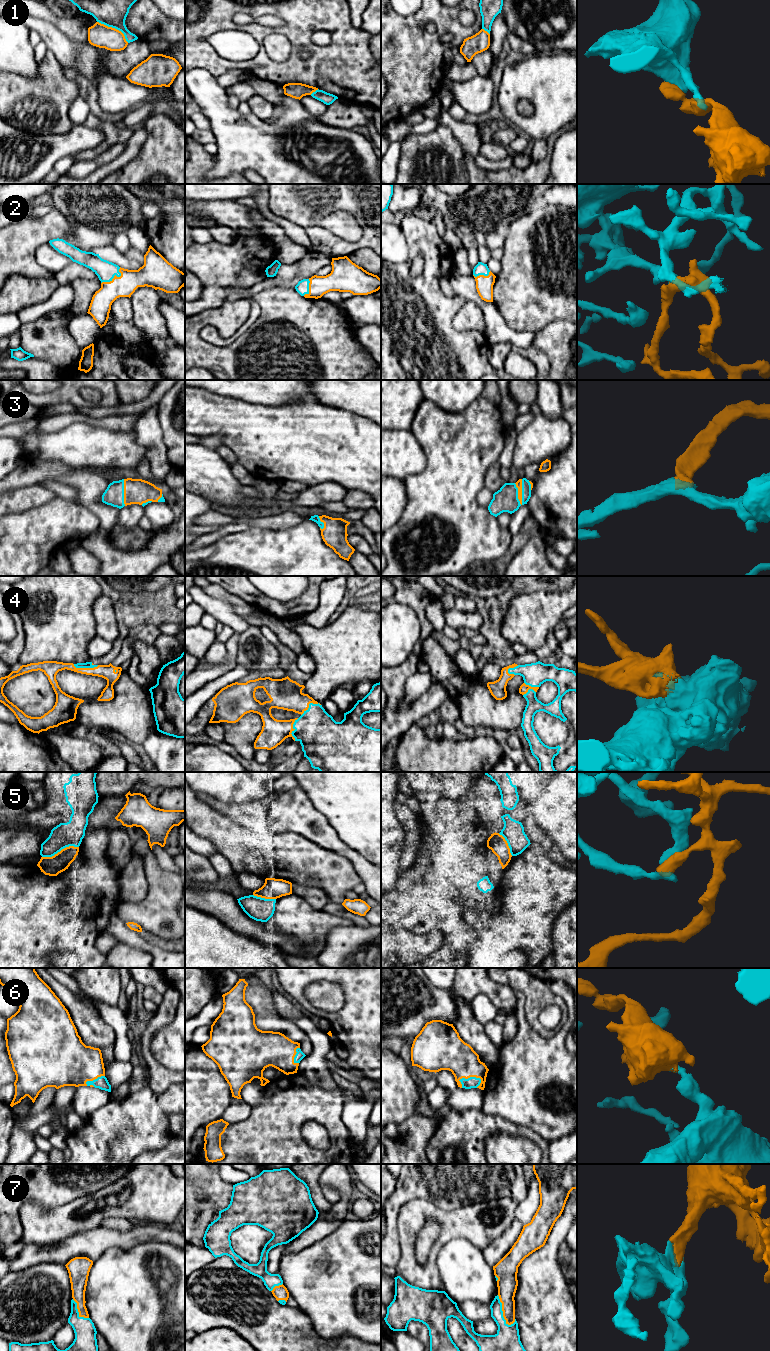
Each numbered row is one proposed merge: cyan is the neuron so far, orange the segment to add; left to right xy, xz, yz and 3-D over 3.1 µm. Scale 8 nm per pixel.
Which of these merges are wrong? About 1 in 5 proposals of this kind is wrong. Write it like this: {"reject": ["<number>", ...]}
{"reject": ["1", "5"]}

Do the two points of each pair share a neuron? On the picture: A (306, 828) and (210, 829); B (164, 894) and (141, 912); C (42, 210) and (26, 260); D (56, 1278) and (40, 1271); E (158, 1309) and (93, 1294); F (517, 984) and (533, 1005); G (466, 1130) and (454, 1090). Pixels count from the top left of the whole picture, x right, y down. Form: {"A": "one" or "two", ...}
{"A": "two", "B": "one", "C": "two", "D": "one", "E": "one", "F": "one", "G": "two"}

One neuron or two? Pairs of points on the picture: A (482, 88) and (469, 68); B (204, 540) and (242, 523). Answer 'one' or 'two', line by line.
A: two
B: one

